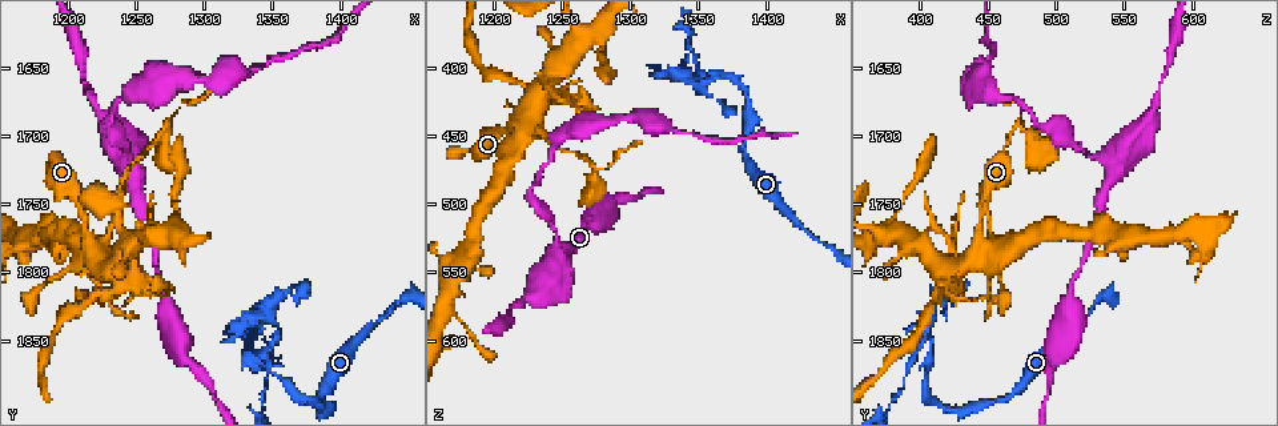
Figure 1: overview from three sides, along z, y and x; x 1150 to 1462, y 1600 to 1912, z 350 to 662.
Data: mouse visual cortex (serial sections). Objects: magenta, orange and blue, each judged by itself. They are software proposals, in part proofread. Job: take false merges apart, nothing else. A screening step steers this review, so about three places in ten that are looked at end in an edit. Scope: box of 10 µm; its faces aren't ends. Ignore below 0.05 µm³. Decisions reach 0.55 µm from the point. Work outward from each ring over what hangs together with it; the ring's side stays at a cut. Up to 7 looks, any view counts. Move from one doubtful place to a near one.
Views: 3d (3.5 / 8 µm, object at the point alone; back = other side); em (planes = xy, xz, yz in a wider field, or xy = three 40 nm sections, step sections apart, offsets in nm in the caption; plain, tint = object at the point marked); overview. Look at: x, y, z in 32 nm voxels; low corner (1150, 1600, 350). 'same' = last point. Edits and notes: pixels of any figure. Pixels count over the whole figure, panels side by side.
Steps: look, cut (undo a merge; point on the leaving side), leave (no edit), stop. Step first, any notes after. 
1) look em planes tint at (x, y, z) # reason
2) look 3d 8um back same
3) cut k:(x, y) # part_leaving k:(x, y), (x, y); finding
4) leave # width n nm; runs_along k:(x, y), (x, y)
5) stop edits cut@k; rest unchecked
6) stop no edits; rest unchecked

look 3d 3.5um at (1244, 1726, 542) # calibre changes

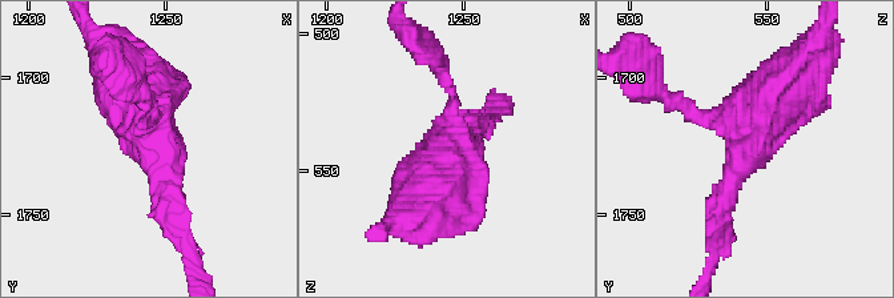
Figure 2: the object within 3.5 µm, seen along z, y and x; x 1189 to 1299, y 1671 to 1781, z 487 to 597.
leave # runs_along 2:(720, 208), (748, 127), (669, 101); one cell here

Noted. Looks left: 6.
look 3d 3.5um back at (1334, 1652, 446) # calibre changes

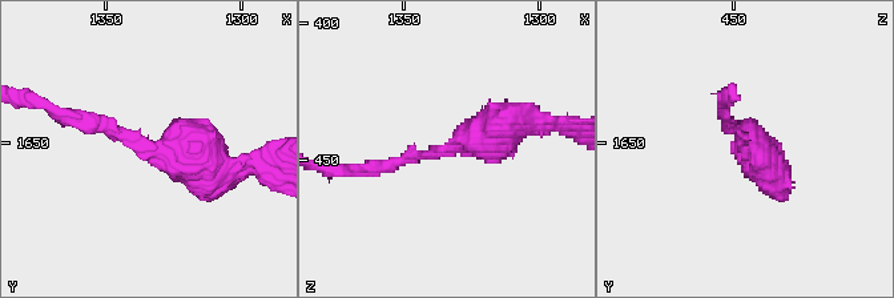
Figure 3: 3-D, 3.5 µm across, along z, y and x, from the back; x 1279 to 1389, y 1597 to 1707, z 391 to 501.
look em xy step 2 tint at (1333, 1651, 446) # now the EM

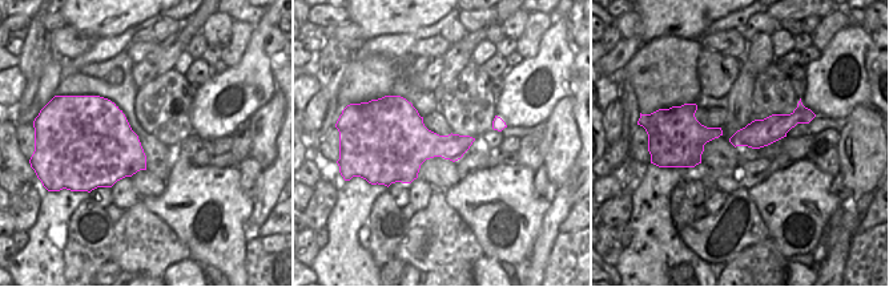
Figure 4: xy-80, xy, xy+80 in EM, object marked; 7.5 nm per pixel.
leave # width 340 nm; runs_along 4:(804, 113), (765, 132), (733, 140); one cell here

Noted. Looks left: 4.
look 3d 3.5um at (1234, 1762, 454) # thin neck

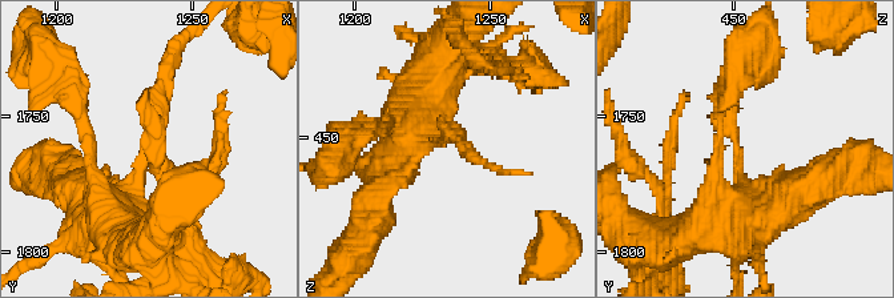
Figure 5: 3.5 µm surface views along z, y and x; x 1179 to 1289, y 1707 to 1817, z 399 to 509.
look em xy step 2 tint at (1233, 1762, 452) # arm_widths 150, 350 nm

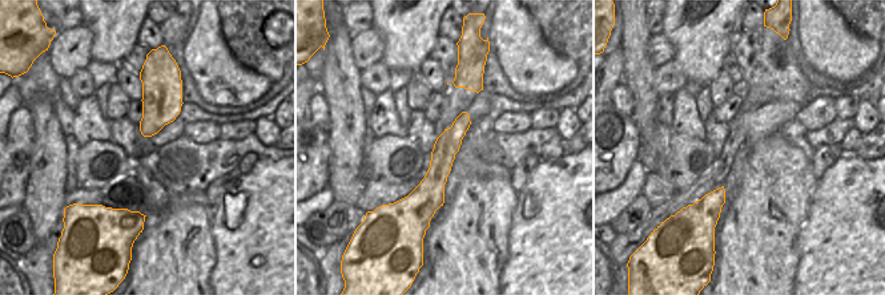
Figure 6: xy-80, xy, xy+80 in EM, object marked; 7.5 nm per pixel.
leave # runs_along 6:(465, 116), (437, 177), (403, 203); all the same cell

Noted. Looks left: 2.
stop no edits; rest unchecked

